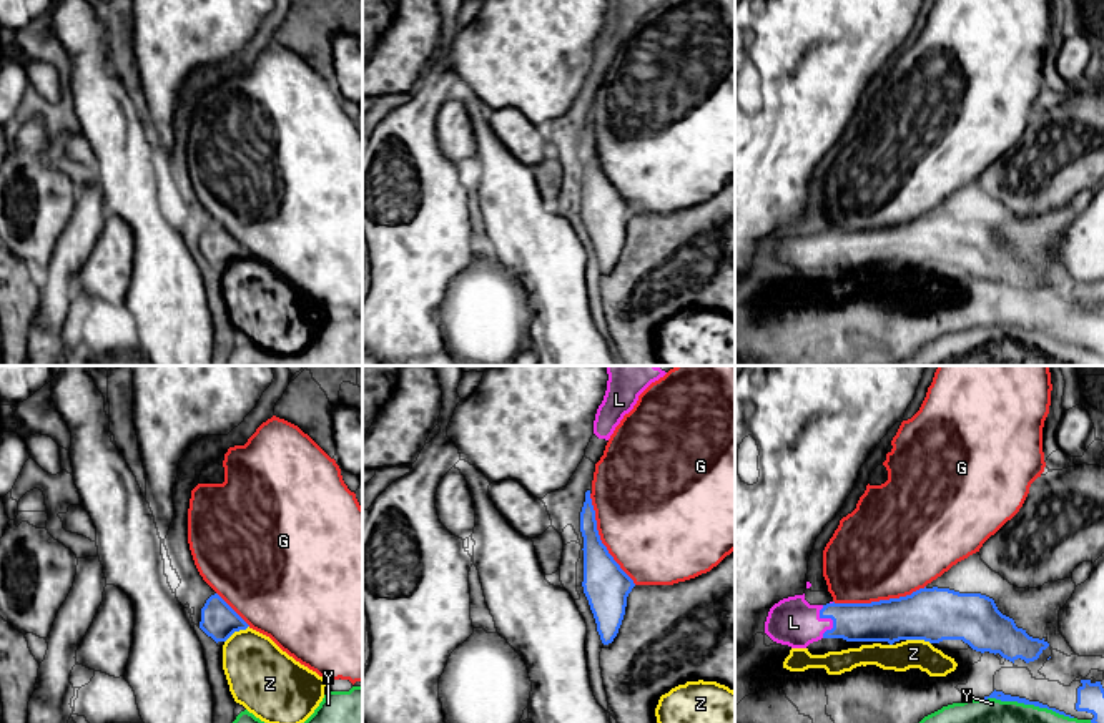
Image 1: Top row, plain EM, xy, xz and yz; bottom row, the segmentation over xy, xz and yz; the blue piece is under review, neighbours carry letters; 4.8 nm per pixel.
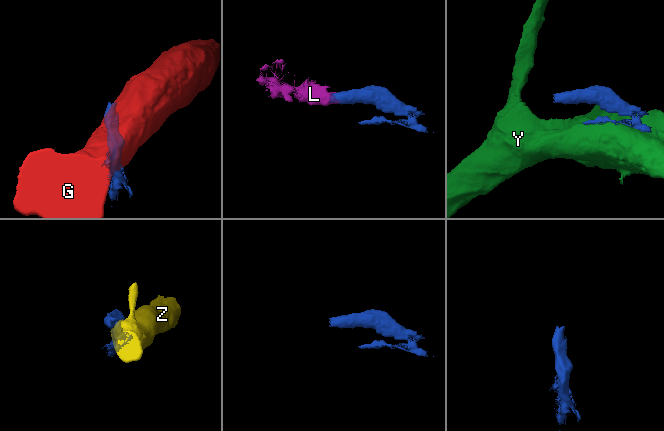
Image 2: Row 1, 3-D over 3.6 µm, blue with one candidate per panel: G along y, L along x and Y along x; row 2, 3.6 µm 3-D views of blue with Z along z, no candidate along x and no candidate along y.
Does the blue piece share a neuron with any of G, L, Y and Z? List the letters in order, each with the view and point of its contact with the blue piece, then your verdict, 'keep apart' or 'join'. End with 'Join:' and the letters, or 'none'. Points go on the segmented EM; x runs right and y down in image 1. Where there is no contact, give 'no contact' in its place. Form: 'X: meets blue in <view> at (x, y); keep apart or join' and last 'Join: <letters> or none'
G: meets blue in yz at (880, 600); keep apart
L: meets blue in yz at (830, 617); join
Y: meets blue in yz at (1028, 703); keep apart
Z: meets blue in xy at (236, 630); keep apart
Join: L

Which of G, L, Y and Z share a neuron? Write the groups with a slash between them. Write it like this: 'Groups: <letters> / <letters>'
Groups: G / L / Y / Z

